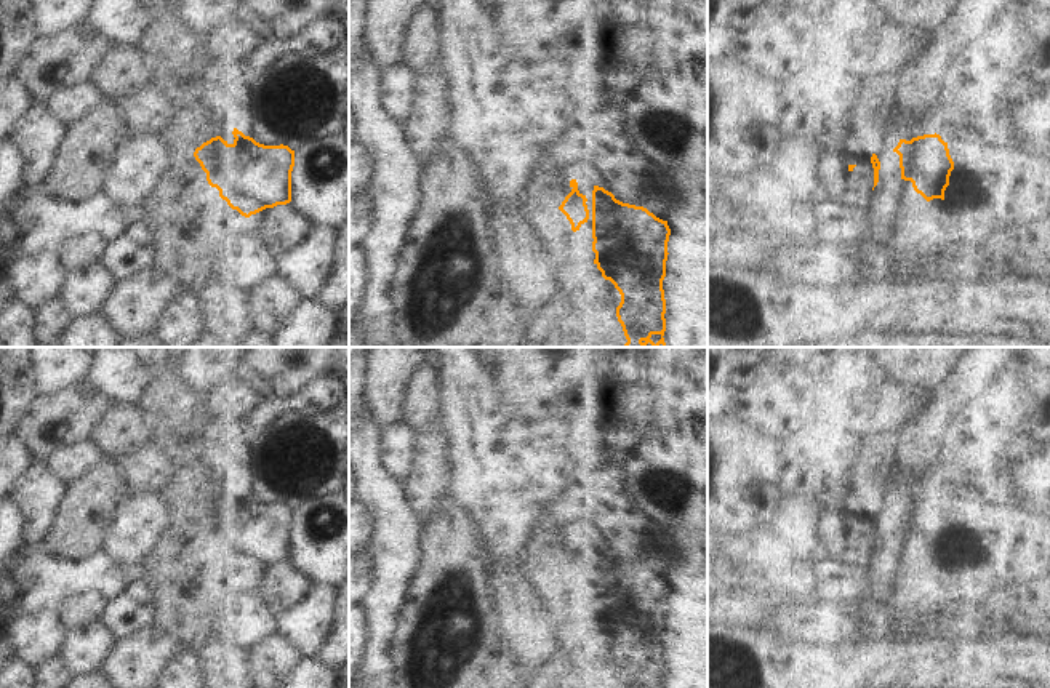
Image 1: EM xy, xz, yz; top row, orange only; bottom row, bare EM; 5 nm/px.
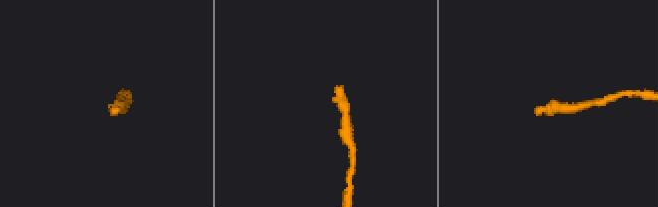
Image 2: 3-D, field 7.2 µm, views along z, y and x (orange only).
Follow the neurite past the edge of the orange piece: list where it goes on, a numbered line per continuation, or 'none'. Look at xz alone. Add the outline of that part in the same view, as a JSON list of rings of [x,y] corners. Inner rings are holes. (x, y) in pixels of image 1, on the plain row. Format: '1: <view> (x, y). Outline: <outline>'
none

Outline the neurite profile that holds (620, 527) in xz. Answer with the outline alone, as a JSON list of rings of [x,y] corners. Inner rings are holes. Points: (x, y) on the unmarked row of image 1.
[[[624,464],[600,466],[595,475],[586,472],[565,491],[565,498],[591,502],[592,542],[611,550],[616,558],[643,565],[667,579],[679,555],[669,554],[671,542],[643,515],[629,496]]]

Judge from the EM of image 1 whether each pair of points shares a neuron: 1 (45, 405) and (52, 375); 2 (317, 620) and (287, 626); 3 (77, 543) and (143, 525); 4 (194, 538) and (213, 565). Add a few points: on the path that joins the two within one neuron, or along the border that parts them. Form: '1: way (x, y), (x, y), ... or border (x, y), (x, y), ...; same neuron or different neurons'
1: border (82, 381), (52, 392), (37, 394); different neurons
2: way (309, 624), (295, 624); same neuron
3: border (120, 503), (103, 533), (100, 551); different neurons
4: way (197, 544), (207, 559); same neuron

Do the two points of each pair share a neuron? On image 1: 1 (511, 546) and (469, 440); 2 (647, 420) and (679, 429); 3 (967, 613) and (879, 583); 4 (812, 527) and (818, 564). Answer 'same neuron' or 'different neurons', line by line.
1: same neuron
2: different neurons
3: different neurons
4: same neuron

